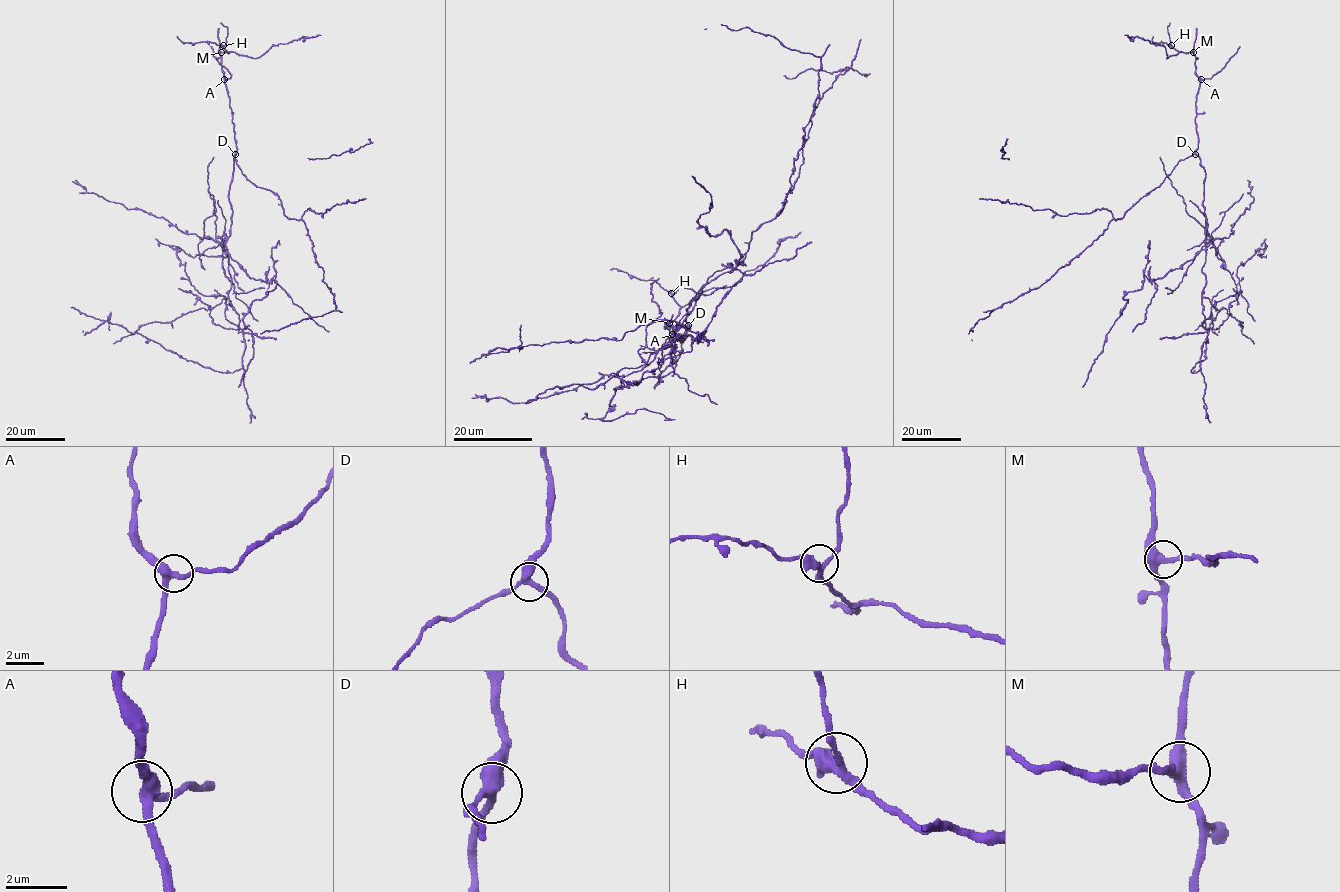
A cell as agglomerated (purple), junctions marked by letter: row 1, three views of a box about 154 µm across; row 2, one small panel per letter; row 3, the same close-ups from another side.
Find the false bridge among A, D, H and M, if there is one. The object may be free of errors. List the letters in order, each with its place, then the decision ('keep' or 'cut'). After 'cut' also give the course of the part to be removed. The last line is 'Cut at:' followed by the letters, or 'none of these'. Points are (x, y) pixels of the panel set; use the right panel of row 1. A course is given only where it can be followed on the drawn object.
A: at (1201, 79); keep
D: at (1195, 154); cut; foreign part runs (1195, 154), (1205, 173), (1201, 302), (1208, 332), (1201, 368), (1192, 373), (1206, 358), (1210, 324), (1223, 307)
H: at (1171, 45); keep
M: at (1193, 52); keep
Cut at: D

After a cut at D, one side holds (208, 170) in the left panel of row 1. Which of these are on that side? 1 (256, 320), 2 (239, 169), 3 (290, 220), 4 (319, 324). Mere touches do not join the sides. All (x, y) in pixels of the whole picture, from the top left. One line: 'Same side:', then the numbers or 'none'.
Same side: 1, 4

